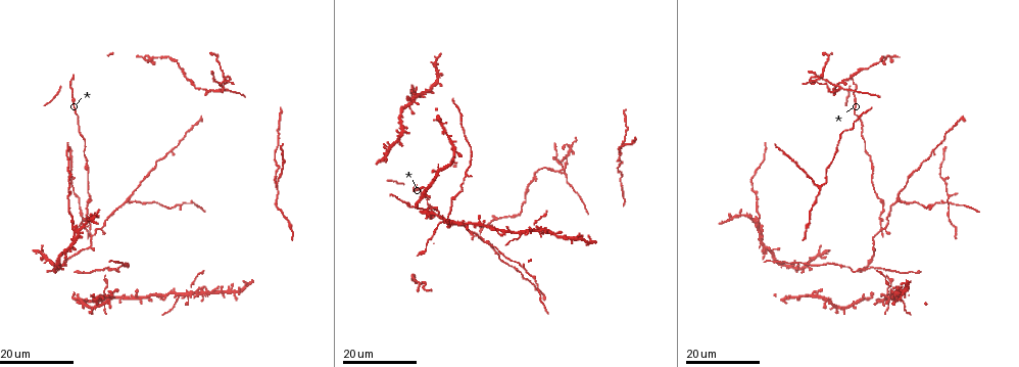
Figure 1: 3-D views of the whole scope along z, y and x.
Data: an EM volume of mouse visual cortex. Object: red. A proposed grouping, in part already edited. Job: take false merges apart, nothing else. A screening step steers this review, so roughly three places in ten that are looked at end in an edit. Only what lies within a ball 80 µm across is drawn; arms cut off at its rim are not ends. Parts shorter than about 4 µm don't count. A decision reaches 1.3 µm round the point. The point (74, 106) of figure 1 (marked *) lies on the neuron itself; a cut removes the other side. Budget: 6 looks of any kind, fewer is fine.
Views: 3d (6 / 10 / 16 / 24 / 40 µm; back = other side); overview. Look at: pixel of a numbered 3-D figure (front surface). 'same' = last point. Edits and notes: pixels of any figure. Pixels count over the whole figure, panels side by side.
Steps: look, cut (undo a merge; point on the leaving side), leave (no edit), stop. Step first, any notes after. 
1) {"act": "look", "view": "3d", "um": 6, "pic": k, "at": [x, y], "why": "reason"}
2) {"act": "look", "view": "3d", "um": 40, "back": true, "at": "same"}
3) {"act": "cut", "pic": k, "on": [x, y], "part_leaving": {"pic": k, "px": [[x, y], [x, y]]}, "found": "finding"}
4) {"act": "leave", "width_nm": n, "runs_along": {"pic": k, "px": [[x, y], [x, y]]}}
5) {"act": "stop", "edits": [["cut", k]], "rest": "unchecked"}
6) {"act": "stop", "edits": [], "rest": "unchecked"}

{"act": "look", "view": "3d", "um": 24, "pic": 1, "at": [218, 91], "why": "three-way junction"}

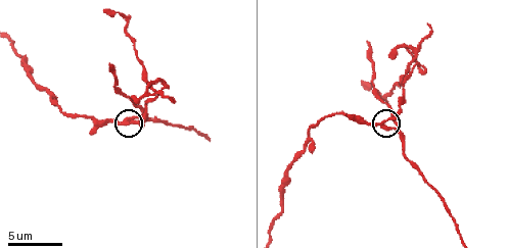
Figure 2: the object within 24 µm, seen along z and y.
{"act": "look", "view": "3d", "um": 10, "pic": 2, "at": [126, 120], "why": "zoom in"}

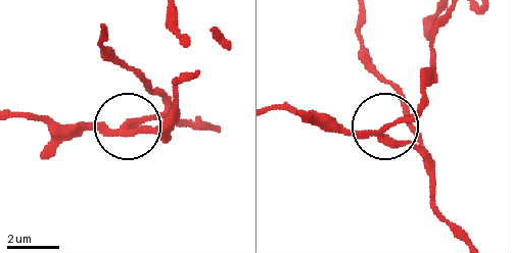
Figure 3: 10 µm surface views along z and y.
{"act": "look", "view": "3d", "um": 10, "back": true, "pic": 3, "at": [128, 128], "why": "from behind"}

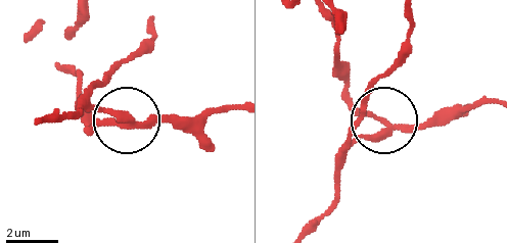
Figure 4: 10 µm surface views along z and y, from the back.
{"act": "cut", "pic": 4, "on": [97, 105], "part_leaving": {"pic": 4, "px": [[130, 119], [93, 106], [42, 117]]}, "found": "two neurons meet here"}

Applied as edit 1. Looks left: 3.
{"act": "look", "view": "overview"}

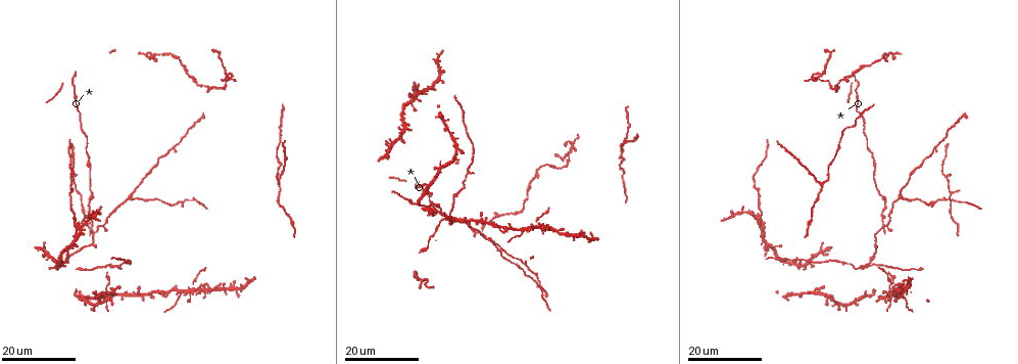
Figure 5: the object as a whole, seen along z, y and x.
{"act": "look", "view": "3d", "um": 16, "pic": 5, "at": [524, 229]}

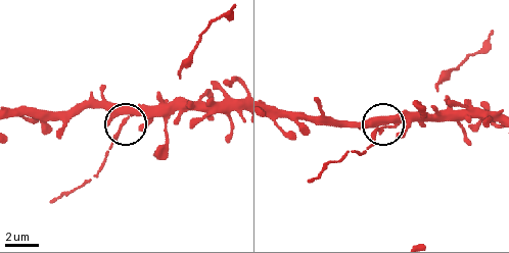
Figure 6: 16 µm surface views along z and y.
{"act": "look", "view": "3d", "um": 10, "pic": 6, "at": [122, 120]}

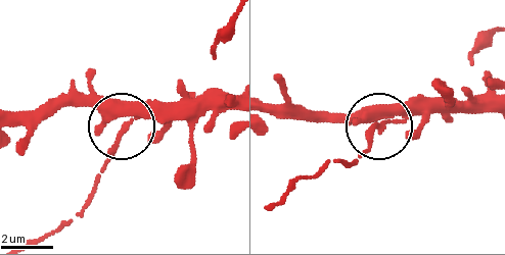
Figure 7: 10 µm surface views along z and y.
{"act": "leave", "width_nm": 200, "runs_along": {"pic": 7, "px": [[14, 120], [67, 107], [100, 109], [120, 129], [102, 170]]}, "found": "continuous, no second neuron"}

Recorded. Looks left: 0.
{"act": "stop", "edits": [["cut", 4]], "rest": "unchecked"}

